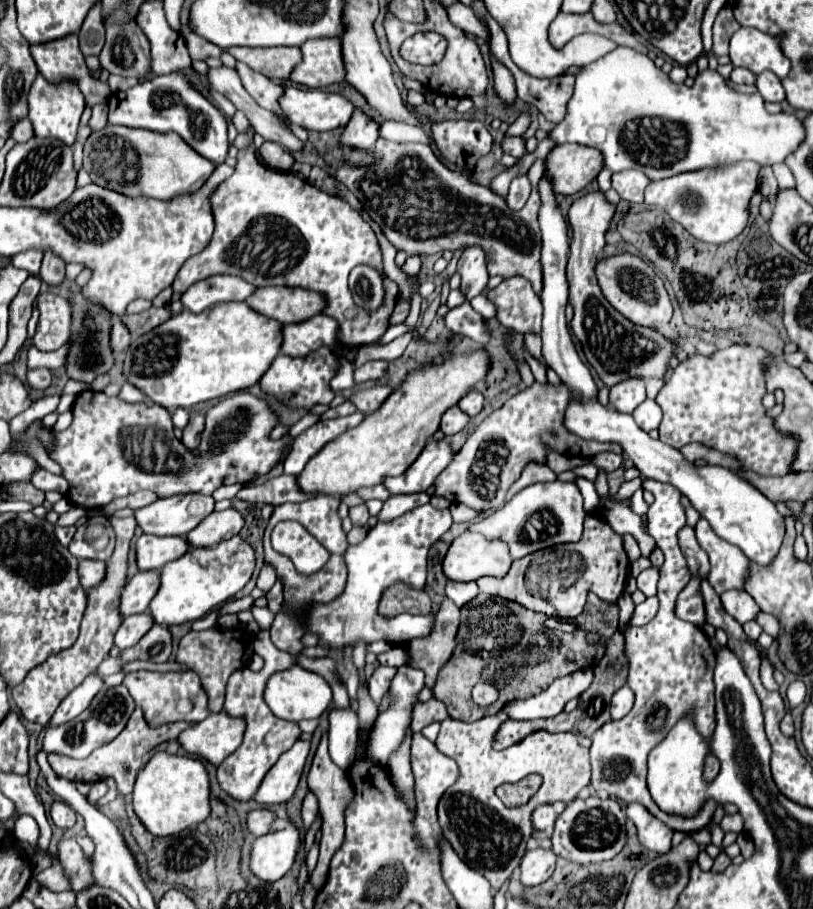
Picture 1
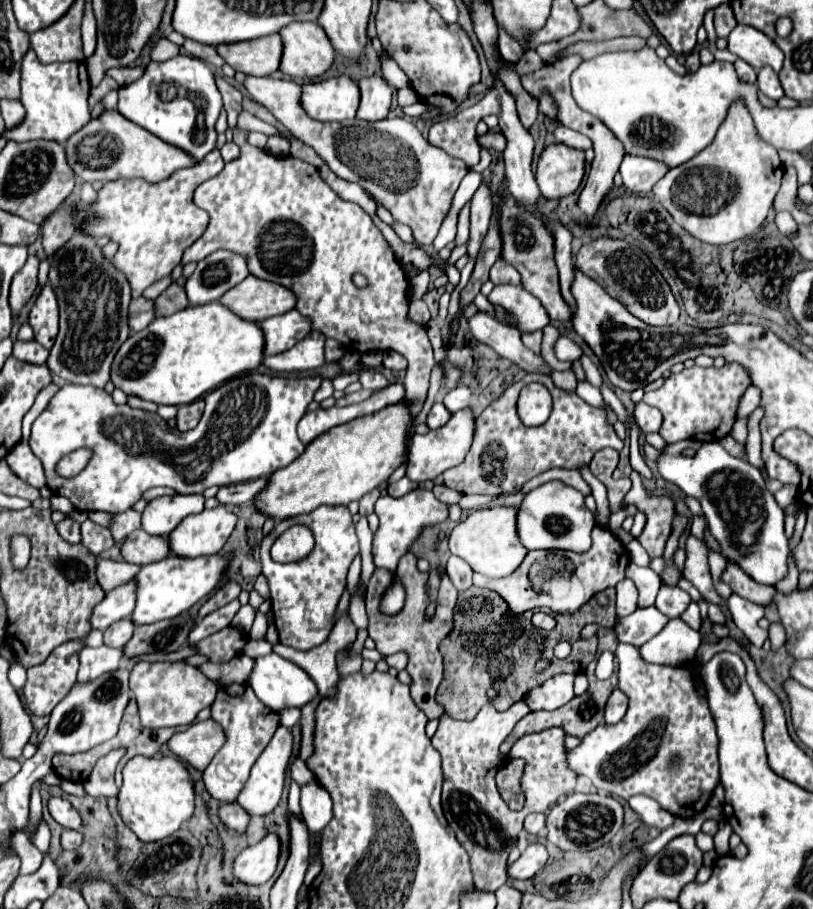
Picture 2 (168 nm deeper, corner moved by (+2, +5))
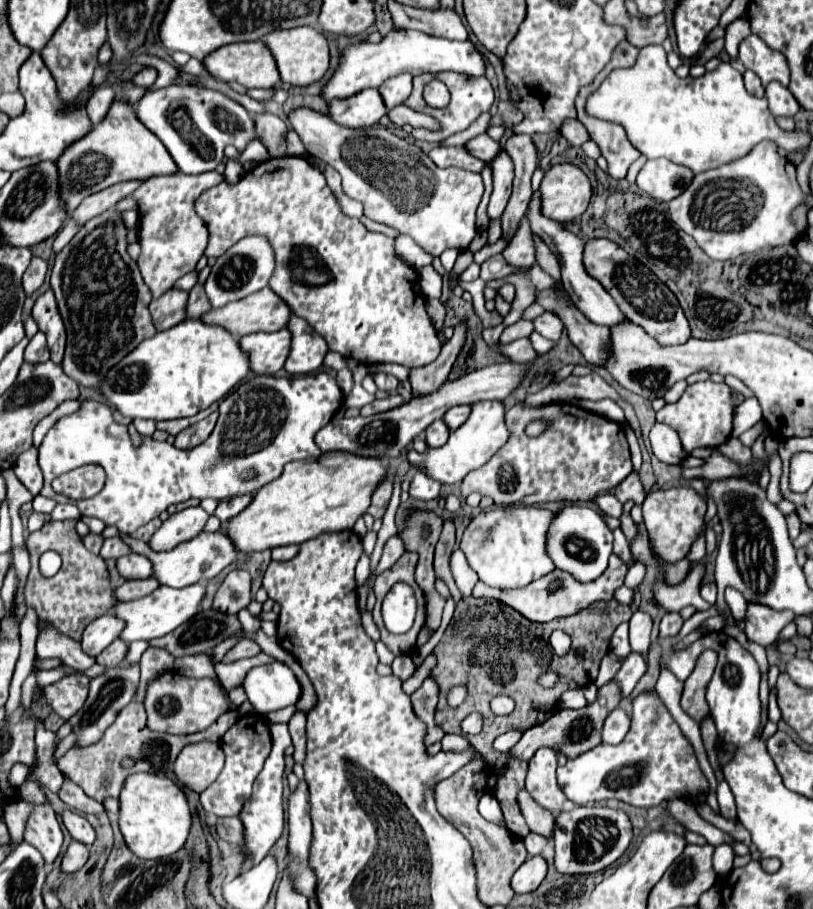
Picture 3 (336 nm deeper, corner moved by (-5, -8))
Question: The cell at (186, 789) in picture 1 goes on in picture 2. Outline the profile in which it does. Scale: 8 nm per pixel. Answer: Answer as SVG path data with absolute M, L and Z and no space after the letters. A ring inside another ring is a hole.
M132 757L124 767L124 783L118 793L122 821L142 839L158 841L180 829L194 813L194 783L186 765L176 757Z

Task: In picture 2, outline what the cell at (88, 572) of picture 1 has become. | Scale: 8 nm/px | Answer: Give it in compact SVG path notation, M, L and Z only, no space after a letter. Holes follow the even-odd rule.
M98 559L98 563L96 563L96 579L104 591L114 589L116 585L124 585L126 581L136 577L138 571L140 571L140 567L124 563L124 561L116 563L116 561L108 561L108 559Z

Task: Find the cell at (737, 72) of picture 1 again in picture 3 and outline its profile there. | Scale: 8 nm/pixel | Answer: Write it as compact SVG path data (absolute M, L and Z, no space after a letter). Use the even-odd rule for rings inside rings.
M747 70L747 72L743 74L743 78L745 78L745 88L747 88L749 94L753 94L753 96L757 96L757 98L763 98L763 96L765 96L765 88L763 88L761 80L759 80L751 70Z

